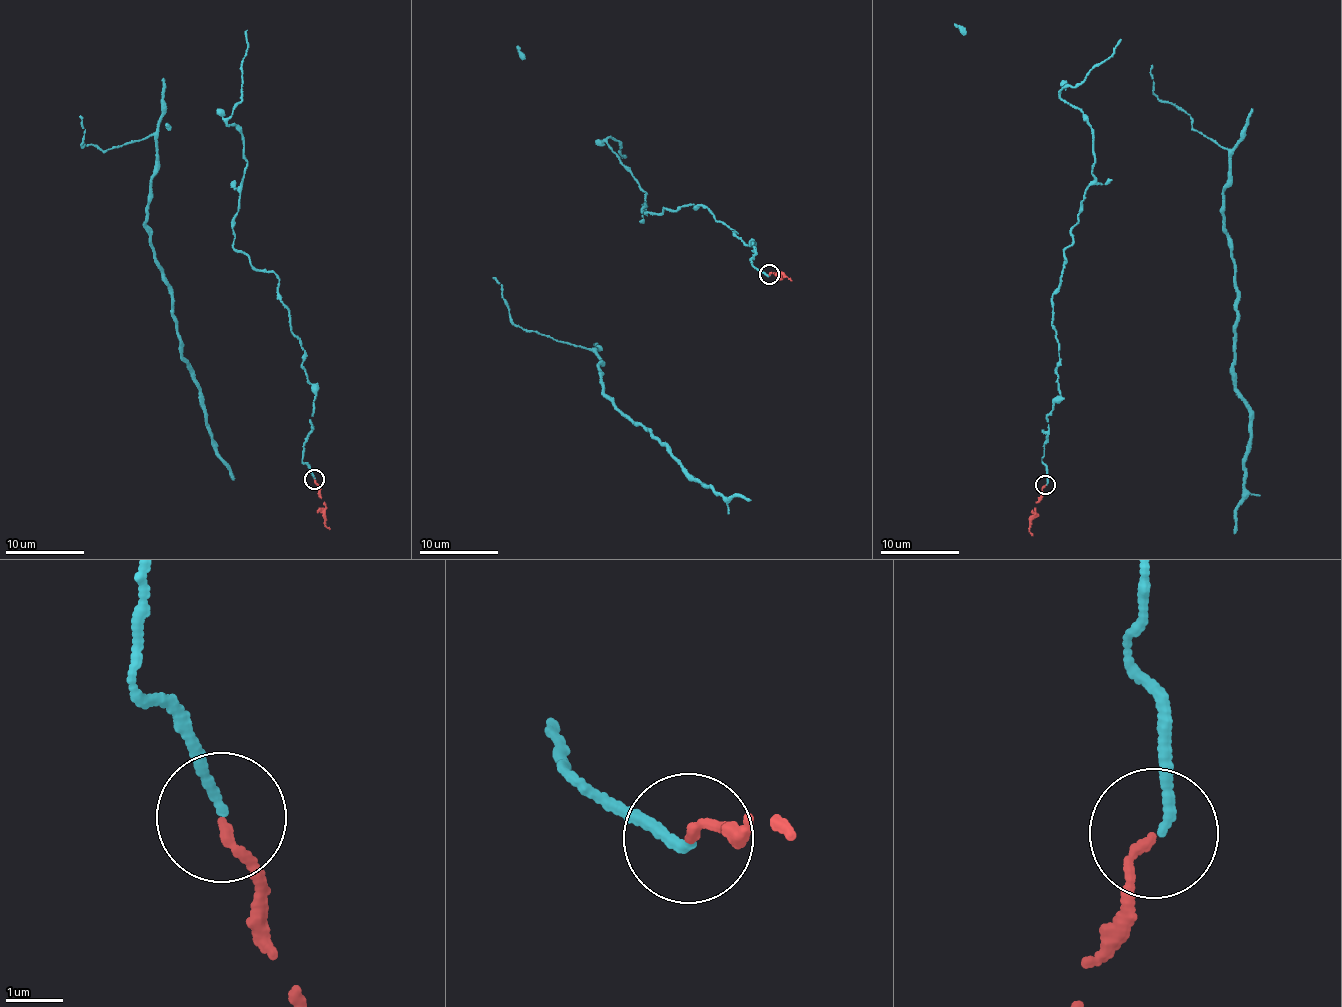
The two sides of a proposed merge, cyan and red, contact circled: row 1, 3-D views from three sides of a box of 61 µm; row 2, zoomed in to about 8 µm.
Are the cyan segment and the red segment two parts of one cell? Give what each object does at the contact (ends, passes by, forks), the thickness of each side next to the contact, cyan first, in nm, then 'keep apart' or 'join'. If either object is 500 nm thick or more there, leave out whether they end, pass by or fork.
cyan ends there; red ends there; 150 nm thick on the cyan side, 150 nm on the other; join

